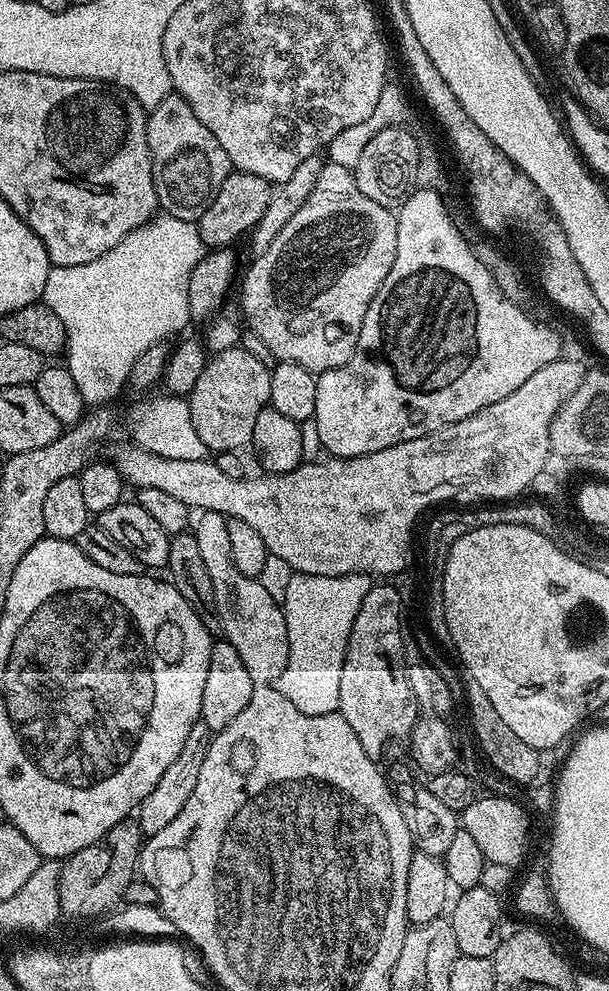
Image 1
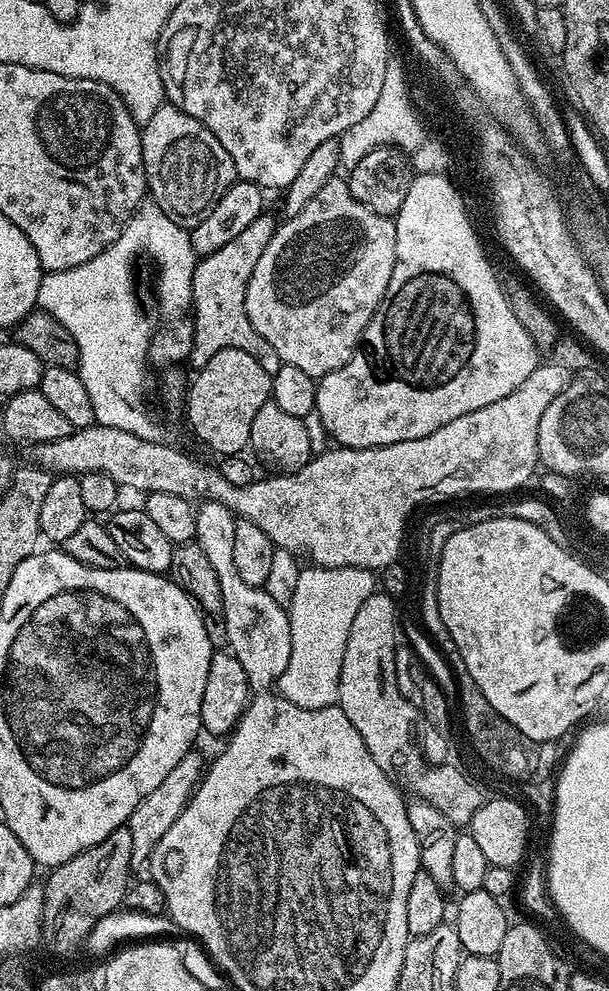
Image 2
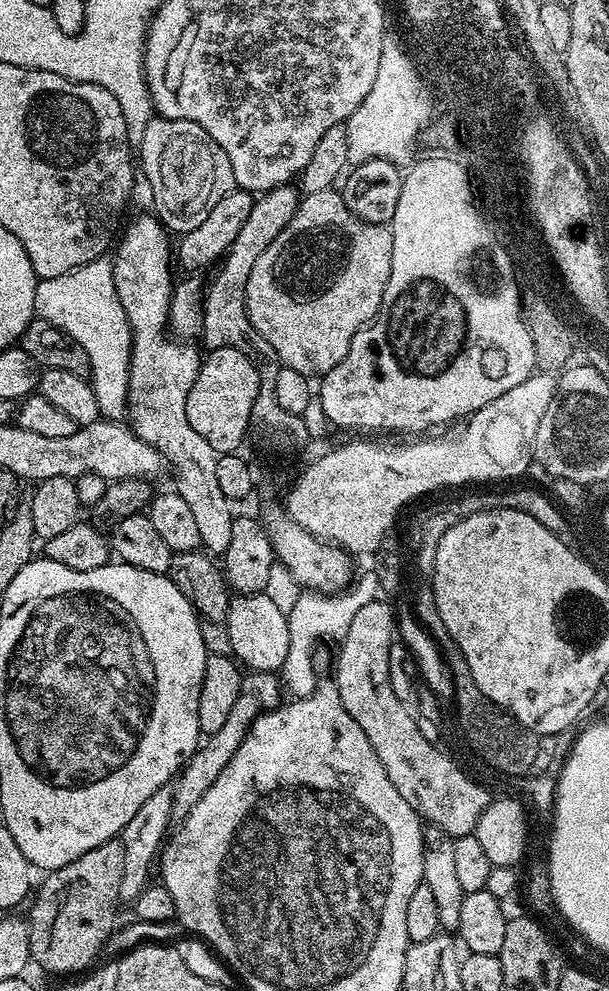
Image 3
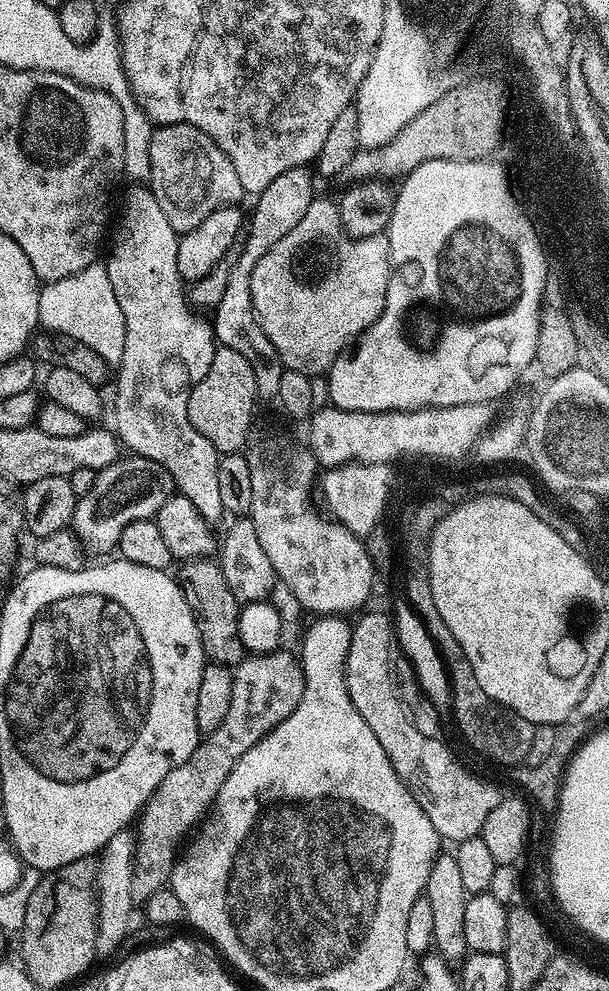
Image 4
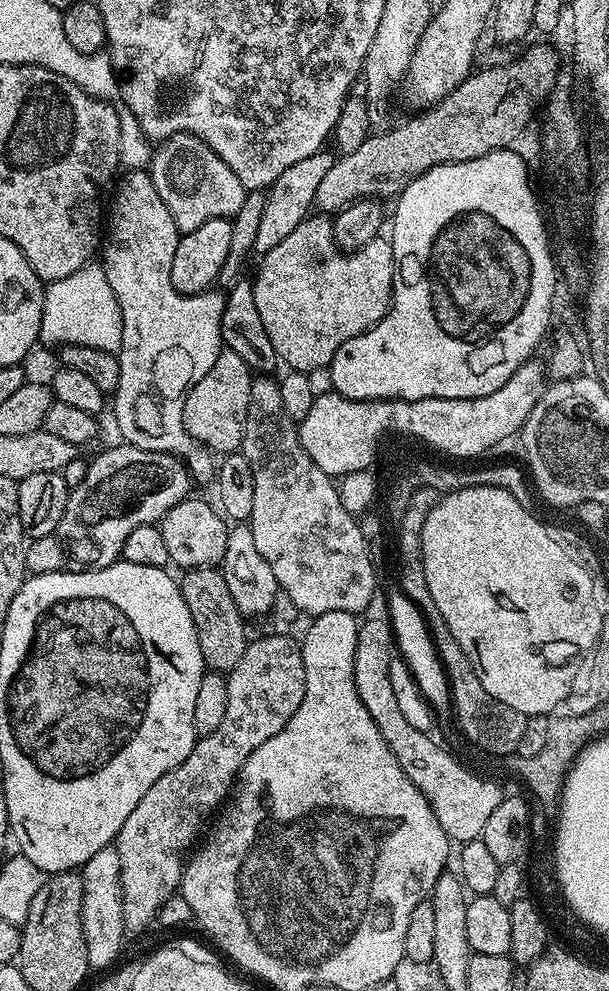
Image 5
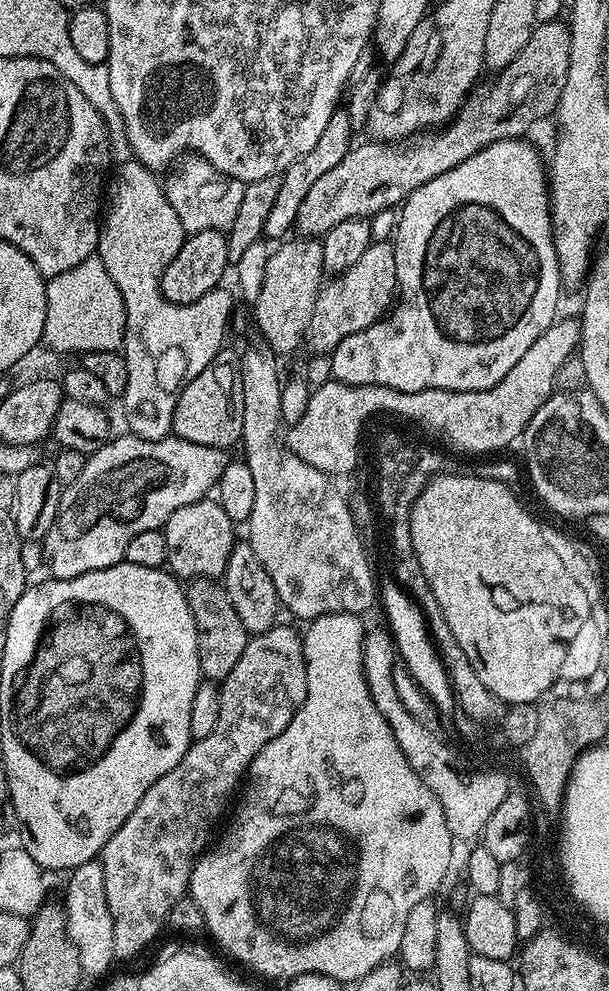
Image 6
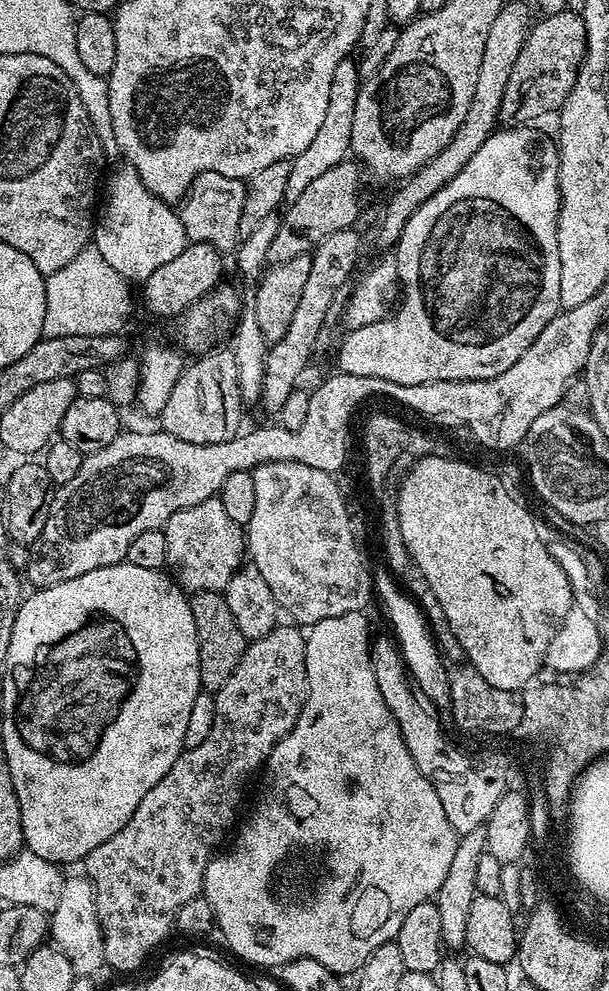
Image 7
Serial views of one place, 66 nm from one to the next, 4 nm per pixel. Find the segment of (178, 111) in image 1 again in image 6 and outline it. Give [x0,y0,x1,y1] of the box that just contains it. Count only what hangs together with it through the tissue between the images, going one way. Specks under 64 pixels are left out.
[164,158,244,234]

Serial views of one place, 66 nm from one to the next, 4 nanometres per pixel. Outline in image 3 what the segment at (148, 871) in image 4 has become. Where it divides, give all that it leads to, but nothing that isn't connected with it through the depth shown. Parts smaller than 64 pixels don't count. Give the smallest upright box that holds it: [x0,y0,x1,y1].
[172,671,282,817]

